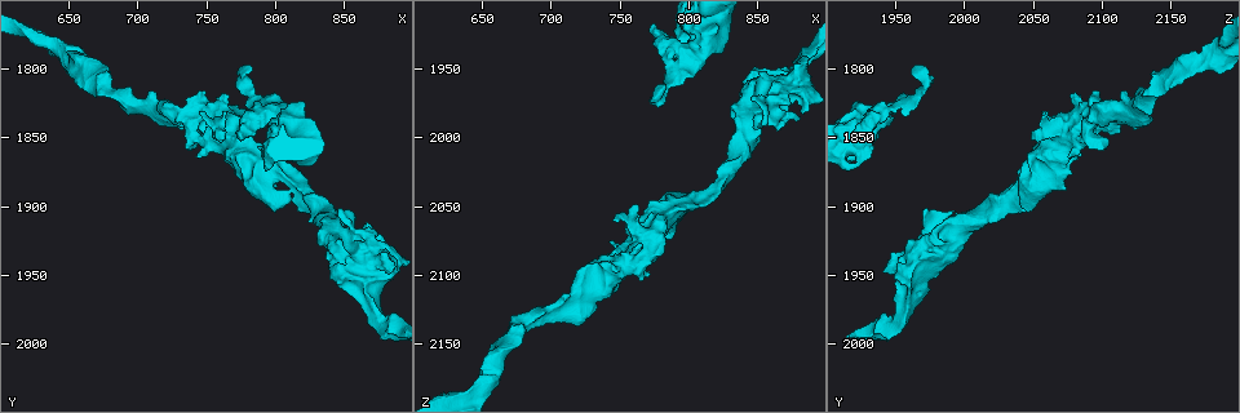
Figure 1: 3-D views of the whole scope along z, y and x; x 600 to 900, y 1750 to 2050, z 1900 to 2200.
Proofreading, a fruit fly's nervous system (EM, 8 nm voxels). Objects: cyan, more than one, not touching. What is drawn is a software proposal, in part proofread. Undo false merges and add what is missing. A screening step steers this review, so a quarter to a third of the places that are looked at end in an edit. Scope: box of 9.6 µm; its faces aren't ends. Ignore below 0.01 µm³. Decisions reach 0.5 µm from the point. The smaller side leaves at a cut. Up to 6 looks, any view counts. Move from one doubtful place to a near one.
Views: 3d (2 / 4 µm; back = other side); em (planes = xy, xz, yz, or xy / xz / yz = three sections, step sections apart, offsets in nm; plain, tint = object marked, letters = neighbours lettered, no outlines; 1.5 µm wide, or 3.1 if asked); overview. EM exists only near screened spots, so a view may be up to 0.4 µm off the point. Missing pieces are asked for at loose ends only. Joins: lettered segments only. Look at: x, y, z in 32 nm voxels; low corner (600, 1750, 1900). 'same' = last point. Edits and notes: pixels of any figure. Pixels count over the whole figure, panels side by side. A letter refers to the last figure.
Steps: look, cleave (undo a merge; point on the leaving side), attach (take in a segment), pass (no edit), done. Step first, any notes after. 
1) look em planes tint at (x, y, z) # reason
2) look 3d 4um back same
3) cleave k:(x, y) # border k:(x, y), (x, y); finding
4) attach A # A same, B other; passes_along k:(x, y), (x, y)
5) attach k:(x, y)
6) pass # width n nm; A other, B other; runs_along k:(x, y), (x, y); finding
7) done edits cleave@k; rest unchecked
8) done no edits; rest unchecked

look em xy step 8 letters at (774, 1870, 2068) # calibre changes

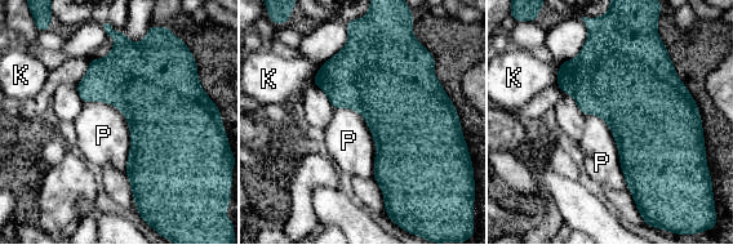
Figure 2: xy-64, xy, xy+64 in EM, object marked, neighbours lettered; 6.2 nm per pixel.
pass # longest_contact P 500 nm; K other, P other; border 2:(83, 102), (125, 117), (125, 170); continuous, no second cell

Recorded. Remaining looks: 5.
look em planes letters at (864, 1916, 1996) # free end

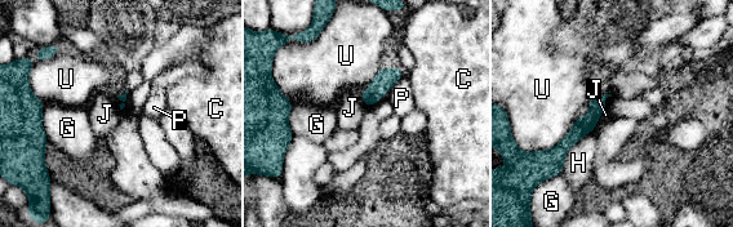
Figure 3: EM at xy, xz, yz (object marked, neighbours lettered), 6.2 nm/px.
pass # longest_contact H 320 nm; C other, G other, H other, J other, P other, U other; border 3:(607, 105), (591, 132); none of them fits

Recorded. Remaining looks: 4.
look 3d 4um at (872, 1972, 1960) # sudden change in width

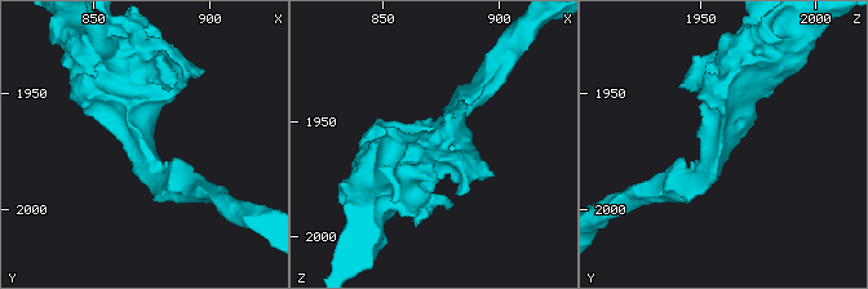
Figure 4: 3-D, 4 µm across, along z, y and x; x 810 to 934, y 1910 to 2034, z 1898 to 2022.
look em yz step 8 letters at (872, 1973, 1960) # shape alone is not enough

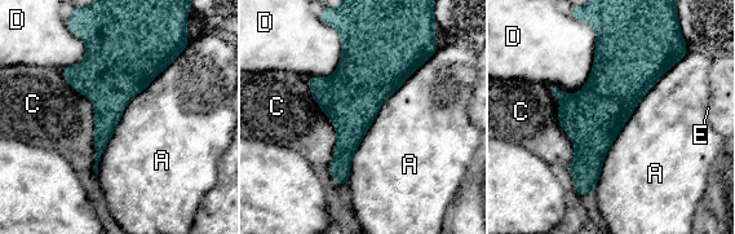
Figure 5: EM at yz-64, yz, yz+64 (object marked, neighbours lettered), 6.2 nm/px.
pass # A other, C other, D other, E other; border 5:(681, 60), (636, 106), (592, 193); continuous, no second cell

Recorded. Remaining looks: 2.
done no edits; rest unchecked

